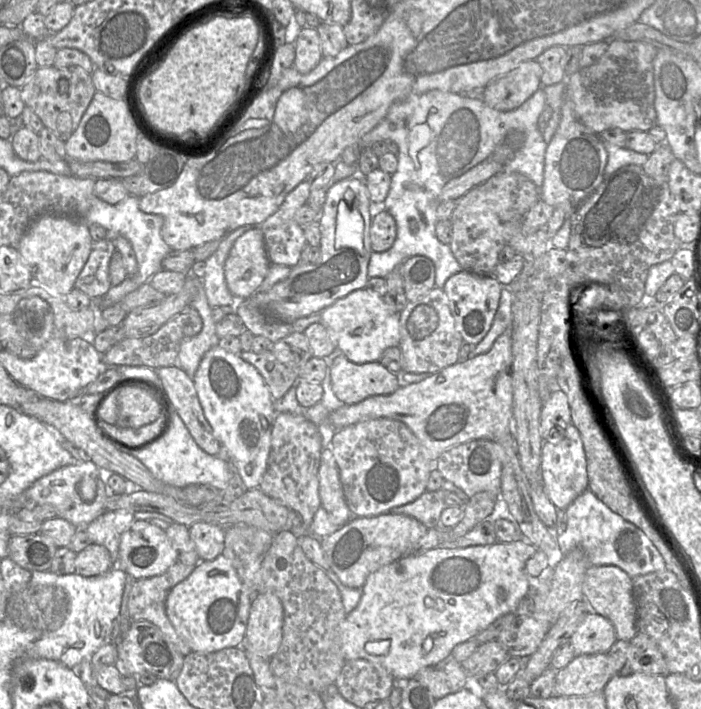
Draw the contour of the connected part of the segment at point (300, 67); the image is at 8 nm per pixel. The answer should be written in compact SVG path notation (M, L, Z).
M302 28L294 42L294 47L293 67L301 74L310 73L323 58L317 29Z

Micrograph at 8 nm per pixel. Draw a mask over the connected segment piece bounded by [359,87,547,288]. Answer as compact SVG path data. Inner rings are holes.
M542 87L520 107L511 111L493 109L478 95L440 90L413 94L393 103L383 120L359 141L361 149L379 140L390 140L398 145L398 166L391 175L390 190L383 202L383 208L396 221L397 235L388 250L371 253L369 277L385 278L412 256L426 256L433 261L436 288L443 288L449 277L462 271L449 245L441 243L435 232L439 195L443 187L488 158L510 131L521 131L524 142L502 172L520 173L539 189L544 180L547 143L539 129L538 118L546 106L546 95ZM411 220L417 224L415 232L409 229Z

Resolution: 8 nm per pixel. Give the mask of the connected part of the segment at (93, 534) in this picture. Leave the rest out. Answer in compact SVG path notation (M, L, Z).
M130 509L105 511L83 528L92 544L106 547L111 557L118 560L120 537L135 520Z

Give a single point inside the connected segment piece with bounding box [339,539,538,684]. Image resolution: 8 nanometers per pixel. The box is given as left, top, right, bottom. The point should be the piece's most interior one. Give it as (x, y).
(412, 612)

